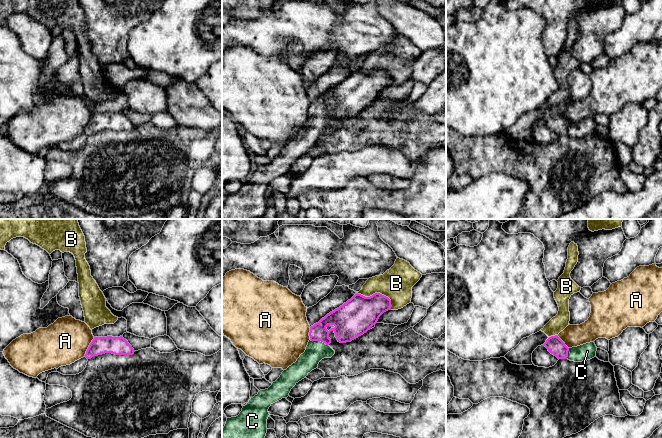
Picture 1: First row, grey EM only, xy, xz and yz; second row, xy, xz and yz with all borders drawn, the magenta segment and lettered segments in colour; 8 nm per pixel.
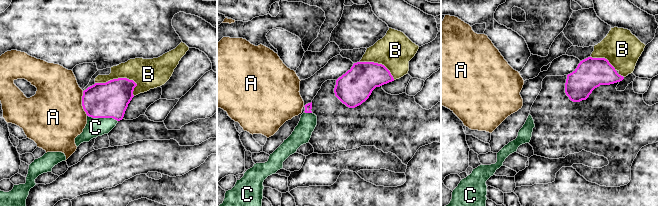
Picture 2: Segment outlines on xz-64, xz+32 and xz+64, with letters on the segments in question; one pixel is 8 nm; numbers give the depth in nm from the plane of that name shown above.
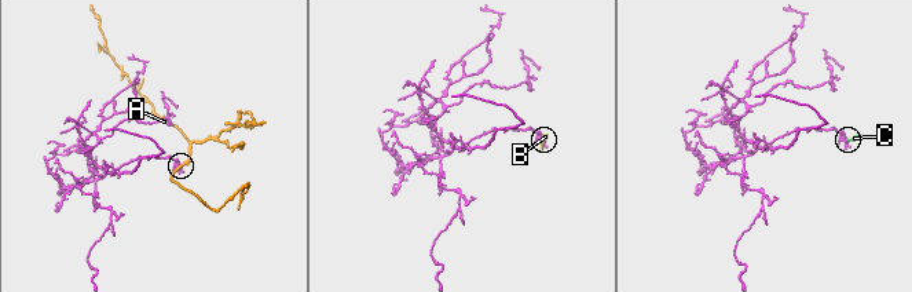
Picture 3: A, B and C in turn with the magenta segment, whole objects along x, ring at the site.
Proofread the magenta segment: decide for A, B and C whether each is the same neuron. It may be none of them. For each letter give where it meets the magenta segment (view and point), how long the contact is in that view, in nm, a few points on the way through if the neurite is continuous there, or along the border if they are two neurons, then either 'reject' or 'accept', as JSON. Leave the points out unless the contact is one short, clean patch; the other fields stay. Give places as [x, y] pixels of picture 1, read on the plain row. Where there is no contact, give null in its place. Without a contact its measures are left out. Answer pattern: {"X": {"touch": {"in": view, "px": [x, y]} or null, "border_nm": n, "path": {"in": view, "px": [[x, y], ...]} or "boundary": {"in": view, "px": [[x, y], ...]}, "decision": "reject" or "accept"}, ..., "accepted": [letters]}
{"A": {"touch": {"in": "xy", "px": [88, 123]}, "border_nm": 180, "boundary": {"in": "xy", "px": [[94, 113], [84, 132]]}, "decision": "reject"}, "B": {"touch": {"in": "xz", "px": [378, 69]}, "border_nm": 320, "decision": "reject"}, "C": {"touch": {"in": "xz", "px": [319, 116]}, "border_nm": 160, "path": {"in": "xz", "px": [[347, 103], [330, 105], [319, 116], [318, 124], [315, 127]]}, "decision": "accept"}, "accepted": ["C"]}

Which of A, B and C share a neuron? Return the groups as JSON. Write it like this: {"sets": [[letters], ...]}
{"sets": [["A"], ["B"], ["C"]]}

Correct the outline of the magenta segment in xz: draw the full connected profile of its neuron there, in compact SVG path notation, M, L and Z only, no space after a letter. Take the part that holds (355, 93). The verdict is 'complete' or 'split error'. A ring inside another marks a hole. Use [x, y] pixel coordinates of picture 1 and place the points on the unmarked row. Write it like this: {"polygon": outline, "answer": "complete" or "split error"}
{"polygon": "M356 69L339 84L327 90L310 103L310 116L306 126L280 153L243 182L236 193L227 194L222 205L222 219L256 219L267 209L269 183L287 174L291 165L314 145L324 134L331 134L335 127L329 122L329 108L333 107L338 118L346 119L358 114L375 101L379 93L391 86L391 76L375 69L365 73Z", "answer": "split error"}

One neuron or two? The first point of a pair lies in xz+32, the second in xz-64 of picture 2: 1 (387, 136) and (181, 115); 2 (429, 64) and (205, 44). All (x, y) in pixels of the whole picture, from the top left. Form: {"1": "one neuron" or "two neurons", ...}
{"1": "two neurons", "2": "two neurons"}

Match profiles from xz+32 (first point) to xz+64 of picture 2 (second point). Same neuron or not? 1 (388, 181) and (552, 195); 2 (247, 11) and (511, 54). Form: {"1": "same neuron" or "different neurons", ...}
{"1": "different neurons", "2": "same neuron"}

